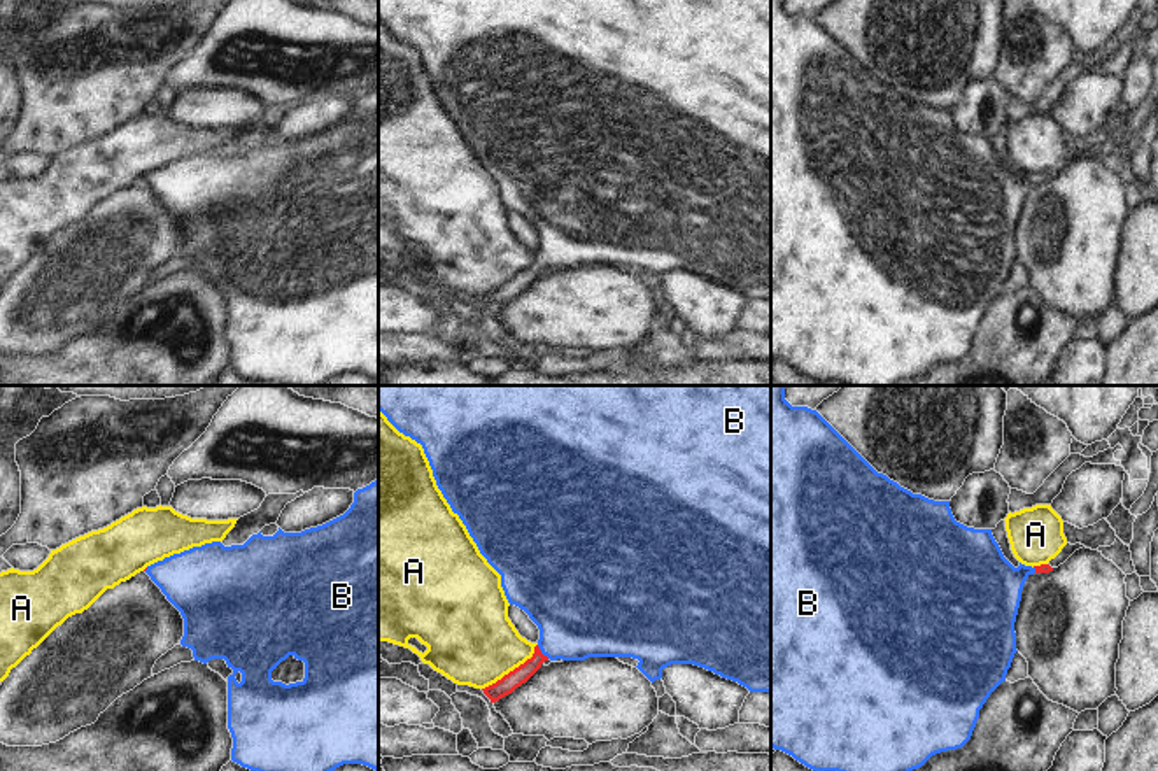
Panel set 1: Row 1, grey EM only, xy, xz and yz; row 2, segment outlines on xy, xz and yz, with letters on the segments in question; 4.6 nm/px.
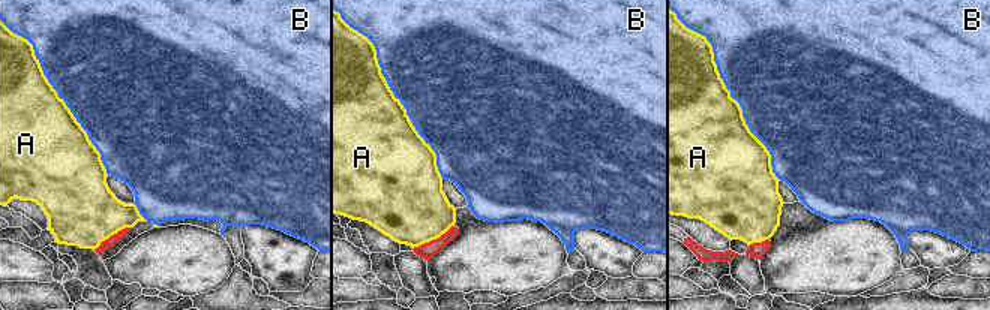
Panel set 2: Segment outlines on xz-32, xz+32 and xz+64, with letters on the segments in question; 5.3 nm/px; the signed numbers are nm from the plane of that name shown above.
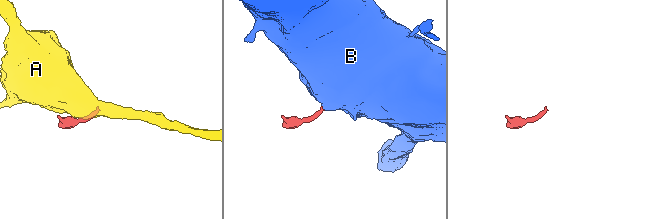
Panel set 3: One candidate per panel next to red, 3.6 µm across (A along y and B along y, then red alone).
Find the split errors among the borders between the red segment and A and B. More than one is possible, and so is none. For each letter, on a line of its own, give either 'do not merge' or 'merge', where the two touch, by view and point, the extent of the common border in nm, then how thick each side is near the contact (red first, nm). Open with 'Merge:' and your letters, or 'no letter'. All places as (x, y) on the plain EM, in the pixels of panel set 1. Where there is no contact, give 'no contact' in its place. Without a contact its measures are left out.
Merge: B
A: do not merge; contact xz (514, 277); length 340 nm; calibres 80 and 400 nm
B: merge; contact xz (540, 260); length 90 nm; calibres 80 and 400 nm

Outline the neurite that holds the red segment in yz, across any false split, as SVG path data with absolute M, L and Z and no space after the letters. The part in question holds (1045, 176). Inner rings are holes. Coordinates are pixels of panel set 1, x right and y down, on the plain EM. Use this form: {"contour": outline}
{"contour": "M771 0L771 354L806 375L851 386L902 386L932 363L962 356L972 343L979 317L1006 289L1016 258L1014 230L1027 186L1049 180L1049 172L1014 175L992 137L955 128L950 109L934 109L878 81L816 18L792 14L785 0Z"}

